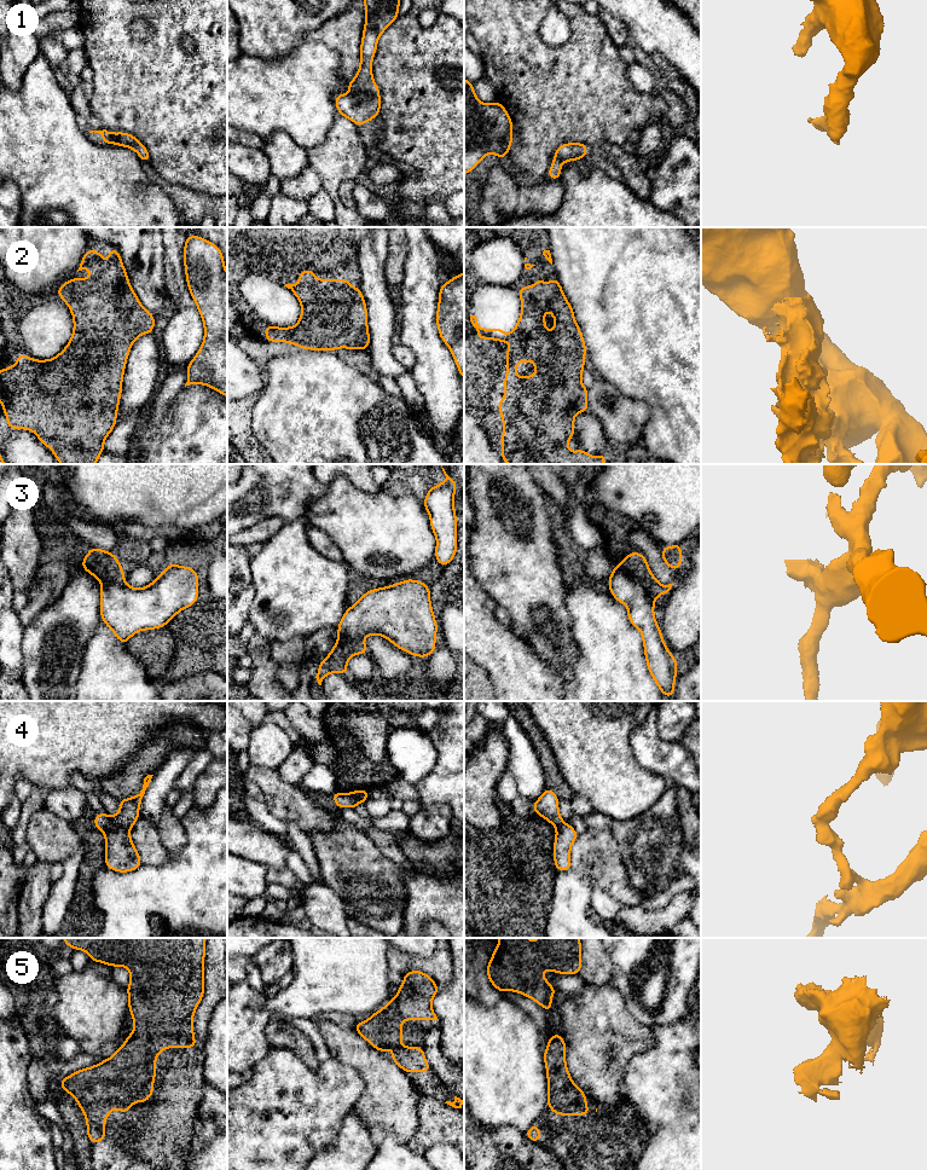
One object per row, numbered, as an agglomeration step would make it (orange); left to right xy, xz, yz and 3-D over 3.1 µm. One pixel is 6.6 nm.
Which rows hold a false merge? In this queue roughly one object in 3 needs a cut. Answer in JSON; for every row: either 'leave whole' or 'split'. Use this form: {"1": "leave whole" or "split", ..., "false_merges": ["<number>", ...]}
{"1": "leave whole", "2": "split", "3": "split", "4": "split", "5": "leave whole", "false_merges": ["2", "3", "4"]}

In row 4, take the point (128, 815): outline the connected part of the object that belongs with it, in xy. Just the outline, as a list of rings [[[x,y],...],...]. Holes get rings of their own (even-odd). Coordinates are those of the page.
[[[153,775],[144,778],[143,789],[133,798],[121,799],[120,812],[116,816],[108,815],[109,819],[122,828],[131,829],[139,818],[139,806]]]

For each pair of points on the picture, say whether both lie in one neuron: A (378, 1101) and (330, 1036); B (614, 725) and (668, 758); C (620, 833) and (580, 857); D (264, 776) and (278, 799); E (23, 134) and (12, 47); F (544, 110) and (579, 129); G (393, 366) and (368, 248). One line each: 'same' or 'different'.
A: same
B: different
C: different
D: same
E: different
F: same
G: same

